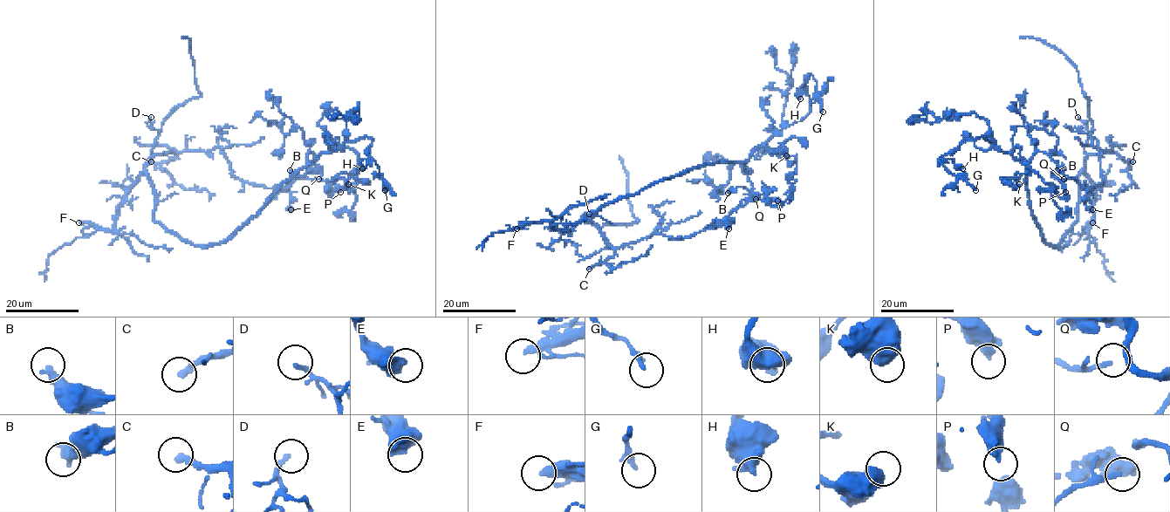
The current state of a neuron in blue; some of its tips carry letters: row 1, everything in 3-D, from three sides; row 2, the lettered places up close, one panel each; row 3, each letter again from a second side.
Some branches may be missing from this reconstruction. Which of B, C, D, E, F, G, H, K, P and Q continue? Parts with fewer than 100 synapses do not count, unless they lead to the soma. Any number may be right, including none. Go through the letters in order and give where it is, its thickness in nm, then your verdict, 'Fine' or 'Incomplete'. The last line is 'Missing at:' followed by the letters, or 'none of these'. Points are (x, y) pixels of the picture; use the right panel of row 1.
B: Place: (1057, 170). Thickness 480 nm. Fine
C: Place: (1132, 161). Thickness 280 nm. Fine
D: Place: (1077, 117). Thickness 180 nm. Fine
E: Place: (1092, 209). Thickness 700 nm. Fine
F: Place: (1092, 222). Thickness 240 nm. Incomplete
G: Place: (975, 190). Thickness 240 nm. Fine
H: Place: (962, 168). Thickness 420 nm. Fine
K: Place: (1019, 184). Thickness 650 nm. Fine
P: Place: (1065, 192). Thickness 400 nm. Fine
Q: Place: (1063, 179). Thickness 190 nm. Fine
Missing at: F

